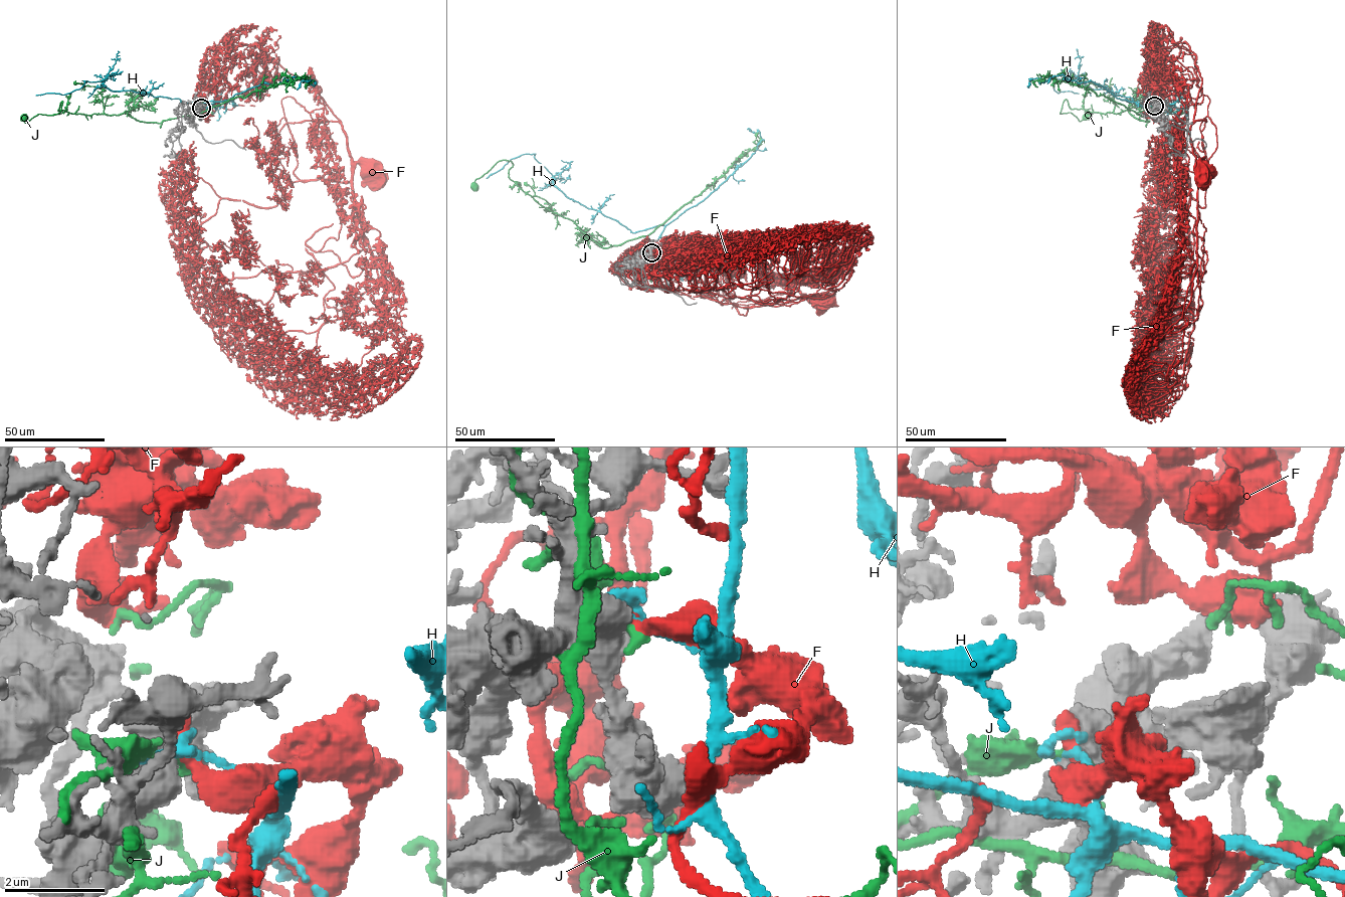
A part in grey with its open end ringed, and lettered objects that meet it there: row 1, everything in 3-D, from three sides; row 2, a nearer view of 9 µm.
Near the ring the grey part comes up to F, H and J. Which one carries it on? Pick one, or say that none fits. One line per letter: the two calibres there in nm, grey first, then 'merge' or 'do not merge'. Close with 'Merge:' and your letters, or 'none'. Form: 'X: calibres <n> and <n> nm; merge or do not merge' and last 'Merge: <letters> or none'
F: calibres 650 and 320 nm; merge
H: calibres 700 and 240 nm; do not merge
J: calibres 650 and 180 nm; do not merge
Merge: F

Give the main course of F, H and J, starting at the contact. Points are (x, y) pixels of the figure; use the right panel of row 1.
F: (1154, 106), (1175, 107), (1158, 98), (1152, 62), (1184, 41), (1201, 77), (1189, 135), (1199, 167)
H: (1154, 107), (1091, 88), (1077, 78), (1053, 80), (1058, 93), (1078, 94)
J: (1154, 107), (1137, 113), (1148, 122), (1127, 110), (1072, 109), (1066, 100), (1060, 113), (1080, 121), (1091, 115)

